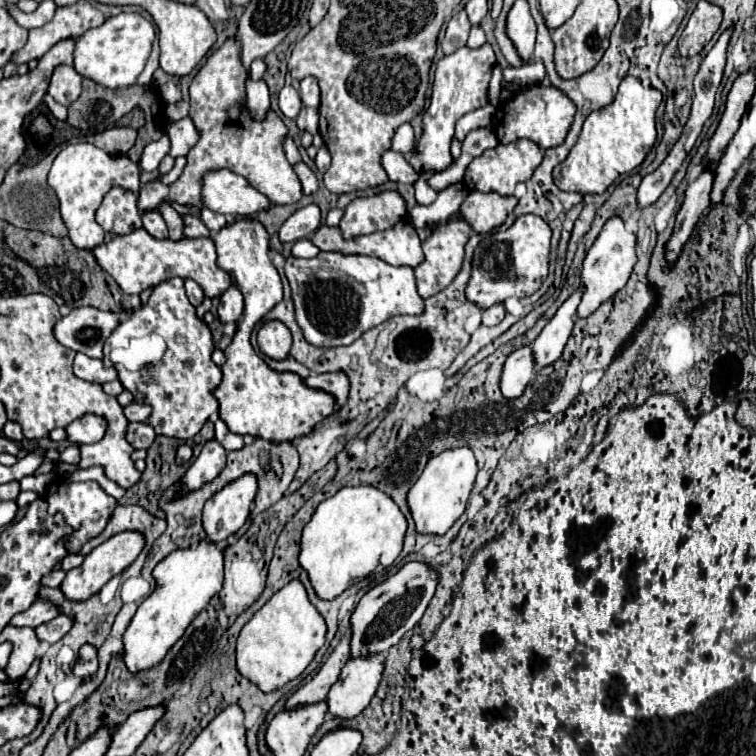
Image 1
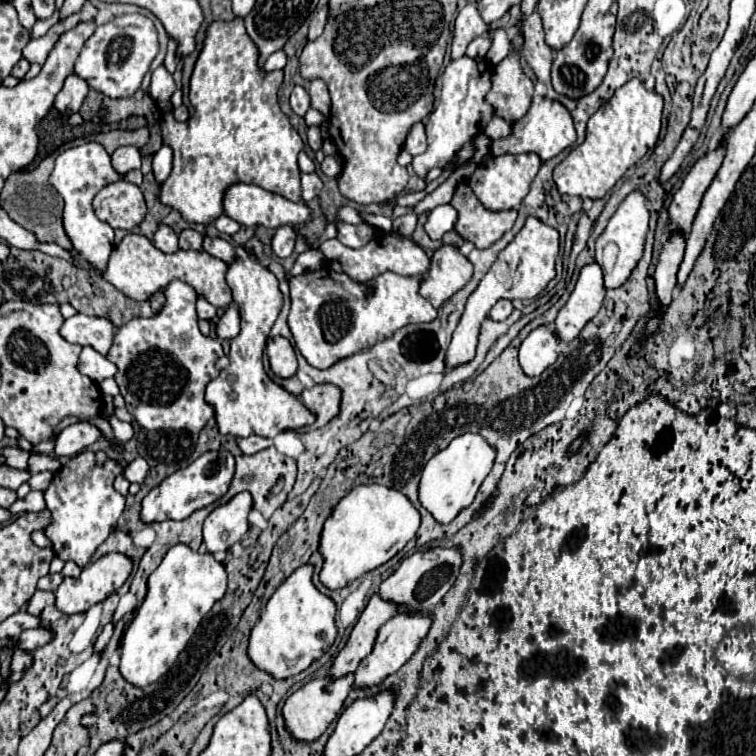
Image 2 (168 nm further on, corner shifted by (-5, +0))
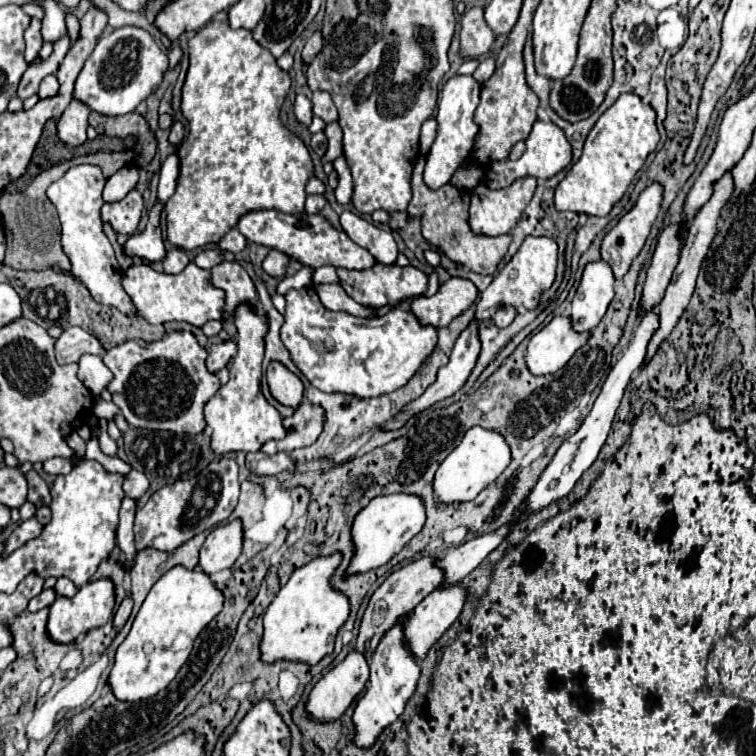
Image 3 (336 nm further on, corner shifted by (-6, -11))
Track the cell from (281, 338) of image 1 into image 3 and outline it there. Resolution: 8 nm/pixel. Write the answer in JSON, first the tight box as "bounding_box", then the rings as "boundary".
{"bounding_box":[267,362,303,408],"boundary":[[[271,362],[267,368],[267,384],[271,390],[271,396],[283,404],[283,406],[291,406],[297,408],[303,400],[303,382],[289,372],[283,364],[279,362]]]}

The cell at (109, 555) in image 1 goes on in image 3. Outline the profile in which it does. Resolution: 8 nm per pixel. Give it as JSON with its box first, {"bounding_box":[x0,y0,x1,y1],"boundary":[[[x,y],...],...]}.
{"bounding_box":[47,580,115,644],"boundary":[[[95,580],[87,582],[79,588],[73,598],[57,598],[49,608],[49,622],[47,622],[47,636],[57,644],[71,644],[77,636],[87,634],[93,628],[101,628],[113,614],[115,606],[115,590],[109,580]]]}

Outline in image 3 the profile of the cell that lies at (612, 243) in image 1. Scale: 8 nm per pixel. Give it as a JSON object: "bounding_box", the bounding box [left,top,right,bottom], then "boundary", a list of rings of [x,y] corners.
{"bounding_box":[601,182,663,280],"boundary":[[[651,182],[641,194],[639,194],[639,200],[637,204],[633,206],[631,212],[627,212],[615,228],[611,228],[605,238],[603,238],[603,244],[601,244],[601,258],[607,260],[615,272],[615,278],[621,280],[623,274],[629,270],[633,258],[641,252],[647,236],[649,236],[649,230],[653,226],[653,222],[657,220],[657,214],[659,214],[659,208],[661,208],[661,202],[663,202],[663,186],[659,182]]]}

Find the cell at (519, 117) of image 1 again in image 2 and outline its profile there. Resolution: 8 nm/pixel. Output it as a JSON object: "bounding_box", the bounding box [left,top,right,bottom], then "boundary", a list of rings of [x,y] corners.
{"bounding_box":[490,95,576,161],"boundary":[[[534,95],[532,107],[528,109],[528,113],[520,121],[512,123],[512,135],[506,139],[492,141],[490,153],[492,155],[504,155],[504,153],[516,155],[516,153],[534,151],[540,155],[542,161],[548,161],[548,159],[556,157],[560,151],[564,151],[566,147],[570,147],[574,141],[576,141],[576,129],[574,129],[574,119],[572,119],[570,111],[560,101]]]}

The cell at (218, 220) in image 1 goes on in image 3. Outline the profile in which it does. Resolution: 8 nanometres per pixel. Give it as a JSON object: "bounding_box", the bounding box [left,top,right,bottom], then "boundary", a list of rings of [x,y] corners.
{"bounding_box":[219,228,247,254],"boundary":[[[233,228],[233,230],[219,242],[219,248],[221,248],[221,250],[227,250],[227,252],[231,252],[231,254],[241,252],[245,246],[247,246],[247,238],[245,238],[237,228]]]}

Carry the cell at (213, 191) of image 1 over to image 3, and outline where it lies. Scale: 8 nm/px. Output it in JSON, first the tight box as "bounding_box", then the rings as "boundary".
{"bounding_box":[237,210,377,270],"boundary":[[[261,210],[261,212],[249,212],[247,216],[243,216],[237,228],[249,242],[279,250],[289,258],[301,262],[303,266],[319,268],[329,264],[329,266],[347,268],[347,270],[367,270],[377,264],[377,260],[365,248],[355,244],[343,230],[335,230],[327,222],[327,218],[321,214],[291,216],[277,210]]]}

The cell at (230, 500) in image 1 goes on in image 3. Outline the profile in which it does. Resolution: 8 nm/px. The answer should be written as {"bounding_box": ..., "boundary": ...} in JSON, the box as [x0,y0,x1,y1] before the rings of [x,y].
{"bounding_box":[199,520,243,576],"boundary":[[[239,520],[217,526],[201,546],[199,566],[209,576],[227,570],[239,558],[241,546],[243,546],[243,530]]]}

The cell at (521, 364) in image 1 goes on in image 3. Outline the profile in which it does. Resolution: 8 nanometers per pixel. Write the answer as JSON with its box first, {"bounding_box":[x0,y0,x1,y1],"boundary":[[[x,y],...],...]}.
{"bounding_box":[527,316,591,376],"boundary":[[[555,316],[541,328],[527,346],[527,368],[535,376],[553,374],[561,370],[571,356],[591,338],[591,332],[575,332],[571,316]]]}

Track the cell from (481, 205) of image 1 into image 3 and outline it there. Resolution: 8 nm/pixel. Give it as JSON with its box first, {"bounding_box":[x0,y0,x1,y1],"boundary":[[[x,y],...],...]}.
{"bounding_box":[407,156,511,274],"boundary":[[[421,156],[415,164],[413,170],[413,198],[411,204],[407,208],[407,214],[411,218],[419,216],[421,218],[421,234],[423,238],[429,242],[429,246],[433,246],[435,250],[443,252],[449,260],[453,260],[455,264],[467,266],[471,272],[477,274],[495,274],[499,262],[503,260],[503,256],[507,254],[507,248],[511,244],[511,236],[475,236],[467,224],[467,216],[469,216],[469,192],[459,190],[451,184],[445,184],[437,190],[431,190],[425,182],[423,182],[423,168],[425,168],[425,156]]]}

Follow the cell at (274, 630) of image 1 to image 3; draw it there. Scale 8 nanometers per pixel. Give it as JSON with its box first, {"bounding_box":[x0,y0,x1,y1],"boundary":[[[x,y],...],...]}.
{"bounding_box":[261,552,349,664],"boundary":[[[335,552],[331,556],[319,556],[313,558],[311,562],[307,562],[305,566],[297,568],[291,578],[287,580],[287,584],[279,590],[279,594],[275,596],[275,600],[269,604],[267,612],[265,612],[265,634],[263,634],[263,642],[261,642],[261,658],[265,662],[275,662],[275,660],[295,660],[295,662],[305,662],[305,664],[317,664],[323,656],[333,652],[333,644],[335,644],[335,636],[337,630],[347,622],[349,618],[349,598],[339,592],[333,590],[329,586],[331,576],[335,572],[335,568],[341,564],[341,552]]]}

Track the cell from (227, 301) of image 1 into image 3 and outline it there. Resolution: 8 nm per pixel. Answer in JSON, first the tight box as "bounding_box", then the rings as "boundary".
{"bounding_box":[205,342,237,374],"boundary":[[[221,342],[221,344],[213,344],[209,350],[209,356],[205,360],[205,366],[211,374],[217,374],[221,368],[225,368],[229,364],[229,360],[235,356],[237,352],[237,344],[235,342]]]}

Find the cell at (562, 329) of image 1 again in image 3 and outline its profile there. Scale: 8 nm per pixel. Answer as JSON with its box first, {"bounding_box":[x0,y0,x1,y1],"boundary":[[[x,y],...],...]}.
{"bounding_box":[571,260,615,332],"boundary":[[[605,260],[589,262],[583,270],[581,284],[571,304],[571,318],[575,330],[577,332],[593,330],[605,316],[605,310],[613,300],[613,296],[615,296],[615,276],[609,262]]]}

